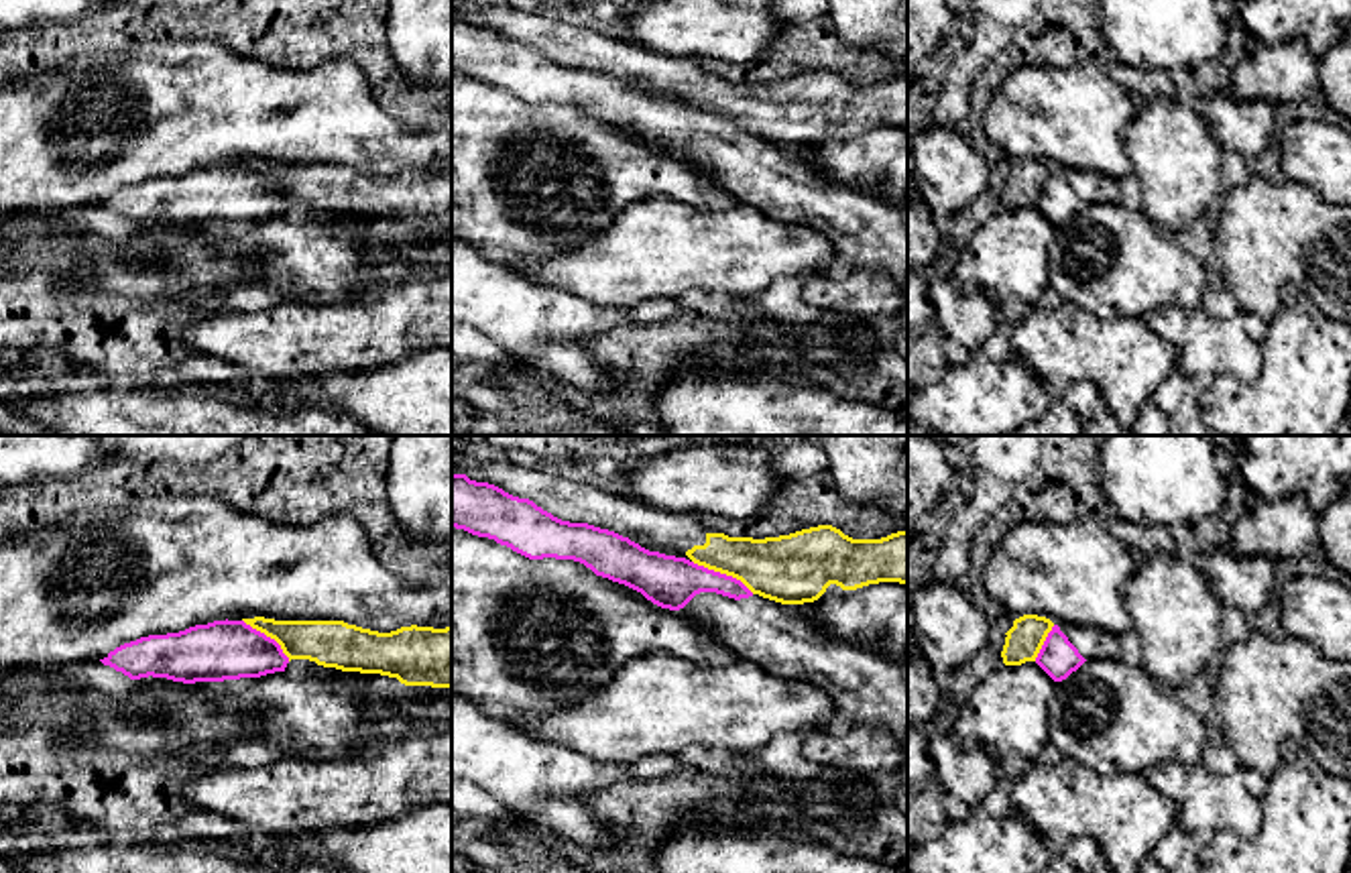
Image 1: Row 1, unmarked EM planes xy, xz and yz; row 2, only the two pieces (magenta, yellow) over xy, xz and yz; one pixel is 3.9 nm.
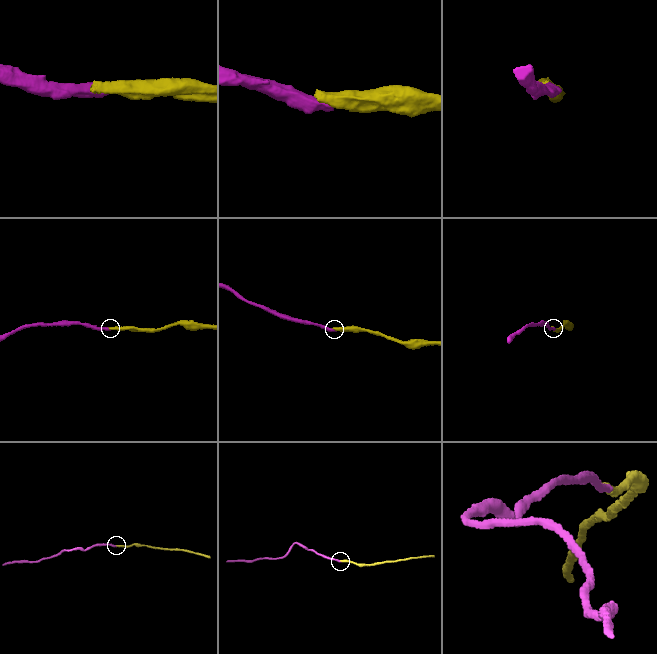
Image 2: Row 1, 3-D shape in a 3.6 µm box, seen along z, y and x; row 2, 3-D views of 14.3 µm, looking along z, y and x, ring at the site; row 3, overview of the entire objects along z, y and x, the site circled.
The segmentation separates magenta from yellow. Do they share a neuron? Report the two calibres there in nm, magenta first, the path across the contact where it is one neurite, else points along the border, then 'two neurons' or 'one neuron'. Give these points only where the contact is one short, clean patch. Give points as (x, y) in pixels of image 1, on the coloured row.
calibres 200 and 260 nm; border xz (692, 560), (739, 578), (753, 593); two neurons

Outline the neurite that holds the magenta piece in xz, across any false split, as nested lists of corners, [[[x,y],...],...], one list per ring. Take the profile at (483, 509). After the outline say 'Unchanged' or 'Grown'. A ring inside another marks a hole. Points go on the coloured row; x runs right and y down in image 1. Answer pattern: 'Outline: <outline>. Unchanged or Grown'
Outline: [[[452,472],[452,527],[464,529],[478,537],[494,539],[501,545],[529,560],[574,560],[590,568],[596,576],[625,584],[641,592],[647,600],[661,608],[682,610],[696,625],[706,627],[710,637],[726,647],[735,659],[747,659],[765,667],[773,676],[800,678],[822,688],[836,704],[844,724],[875,724],[891,733],[907,755],[907,680],[905,667],[881,655],[865,651],[857,645],[838,643],[824,635],[800,608],[781,604],[769,598],[755,596],[741,580],[698,566],[686,558],[649,551],[639,543],[614,531],[600,529],[588,523],[570,523],[543,511],[529,499],[519,499],[503,488],[470,480],[466,474]]]. Grown

